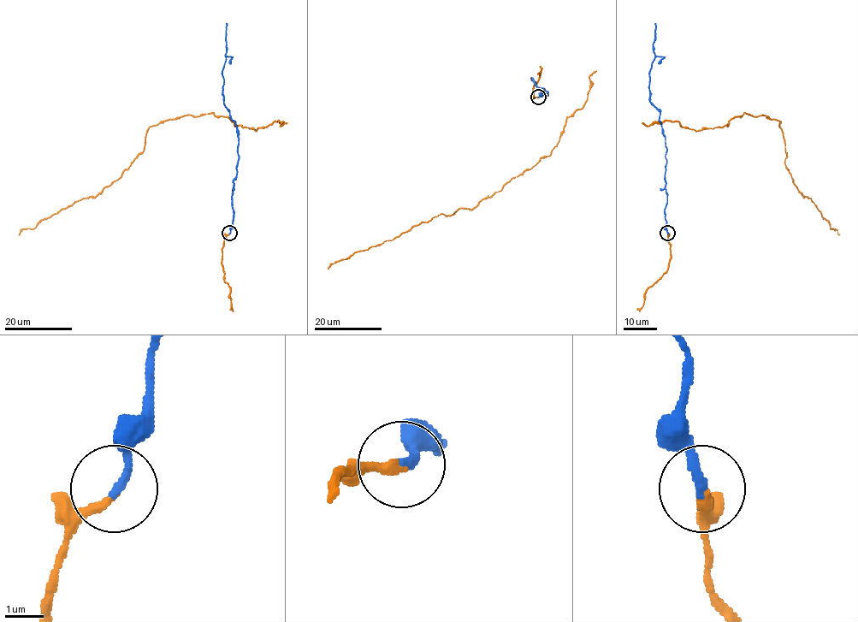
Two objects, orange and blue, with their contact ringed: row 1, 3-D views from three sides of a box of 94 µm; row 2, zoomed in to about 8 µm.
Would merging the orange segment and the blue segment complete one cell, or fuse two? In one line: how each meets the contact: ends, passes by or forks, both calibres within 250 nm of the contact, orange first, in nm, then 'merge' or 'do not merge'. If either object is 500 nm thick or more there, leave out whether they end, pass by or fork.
orange ends; blue ends; calibres 200 and 240 nm; merge

